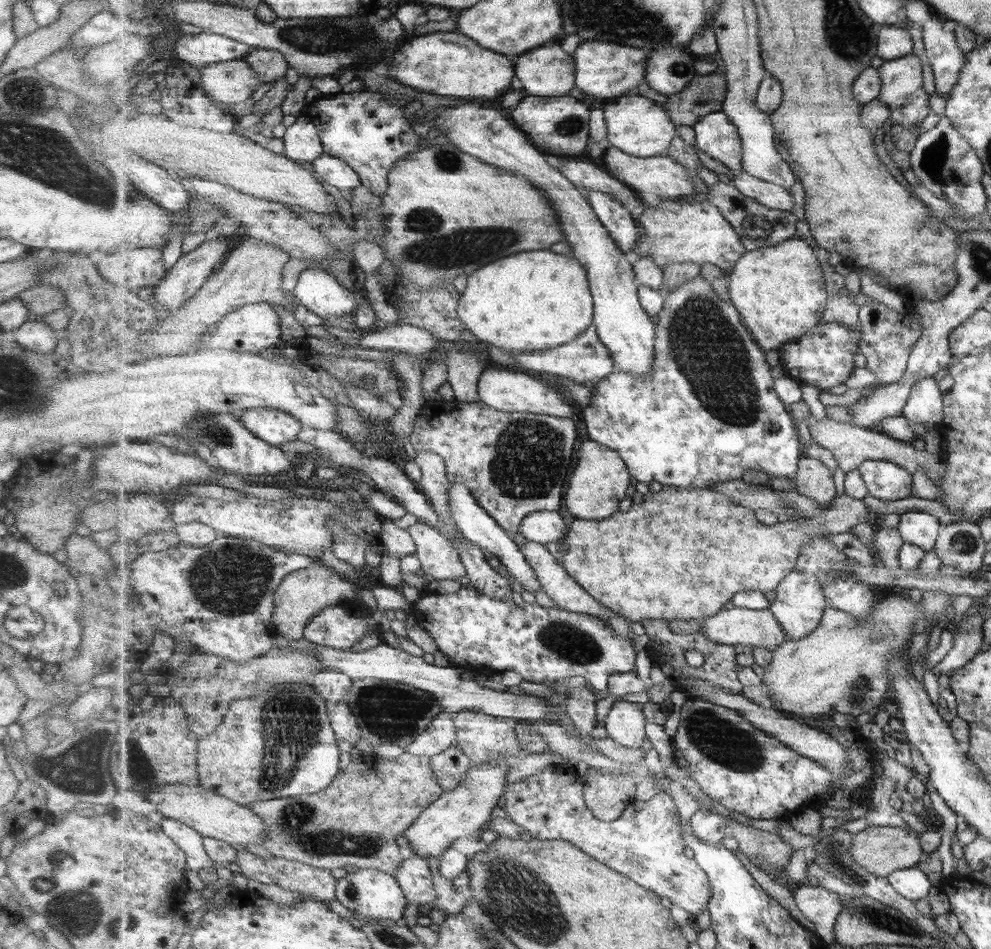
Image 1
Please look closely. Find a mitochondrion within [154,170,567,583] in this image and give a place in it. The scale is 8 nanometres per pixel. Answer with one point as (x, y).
(433, 246)

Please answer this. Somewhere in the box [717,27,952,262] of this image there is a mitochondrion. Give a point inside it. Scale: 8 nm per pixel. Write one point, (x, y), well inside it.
(756, 227)

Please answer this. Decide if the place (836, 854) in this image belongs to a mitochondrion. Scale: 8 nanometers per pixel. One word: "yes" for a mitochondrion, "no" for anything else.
yes

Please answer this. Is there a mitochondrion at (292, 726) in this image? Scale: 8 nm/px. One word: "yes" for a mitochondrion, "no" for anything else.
yes

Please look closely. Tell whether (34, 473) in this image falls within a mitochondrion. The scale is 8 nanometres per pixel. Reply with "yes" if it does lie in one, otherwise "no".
no

